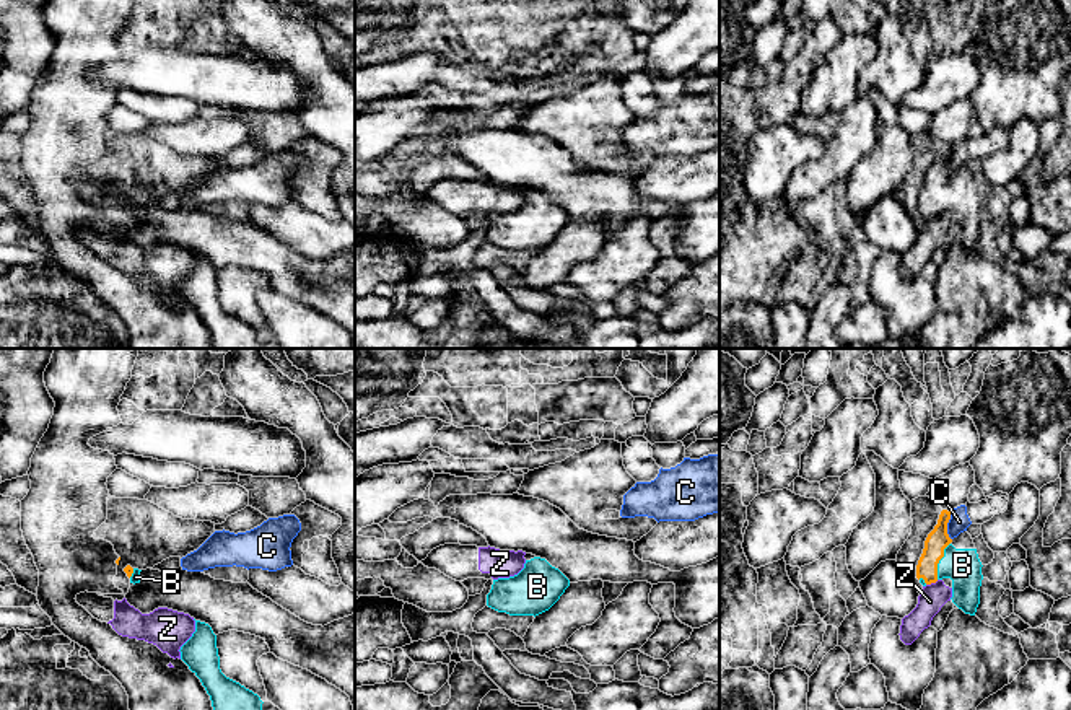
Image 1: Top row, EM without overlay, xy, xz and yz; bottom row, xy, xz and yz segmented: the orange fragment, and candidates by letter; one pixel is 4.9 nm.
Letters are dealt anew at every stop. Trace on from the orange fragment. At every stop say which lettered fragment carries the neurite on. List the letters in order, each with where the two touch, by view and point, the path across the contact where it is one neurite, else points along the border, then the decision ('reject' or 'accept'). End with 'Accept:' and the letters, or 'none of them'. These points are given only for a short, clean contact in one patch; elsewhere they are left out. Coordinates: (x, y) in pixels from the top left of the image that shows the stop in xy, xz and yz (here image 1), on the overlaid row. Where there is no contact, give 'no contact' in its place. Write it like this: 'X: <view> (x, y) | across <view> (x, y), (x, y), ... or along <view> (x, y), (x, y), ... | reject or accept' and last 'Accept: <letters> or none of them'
B: yz (939, 559) | across yz (938, 539), (939, 559), (962, 565) | accept
C: yz (946, 526) | along yz (949, 512), (948, 536), (951, 539) | reject
Z: yz (931, 582) | along yz (938, 580), (926, 585) | reject
Accept: B

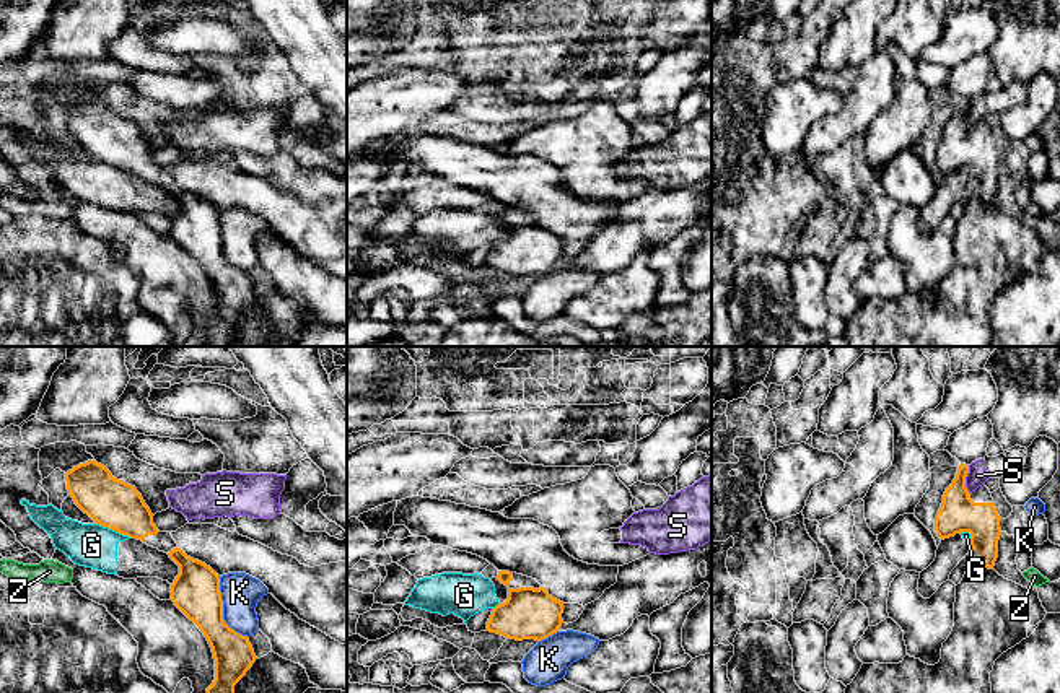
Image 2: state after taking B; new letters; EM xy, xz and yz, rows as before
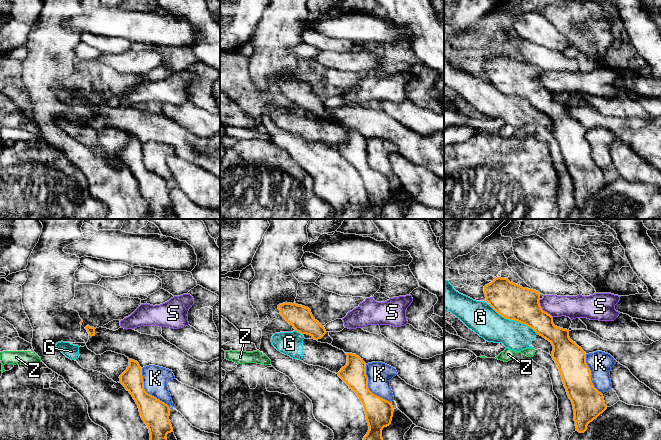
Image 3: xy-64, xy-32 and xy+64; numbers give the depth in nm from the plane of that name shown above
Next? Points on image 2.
G: xy (113, 529) | reject
K: xy (222, 610) | reject
S: yz (964, 480) | along yz (968, 466), (966, 490), (969, 493) | reject
Z: yz (976, 560) | along yz (972, 557), (977, 562) | reject
Accept: none of them

